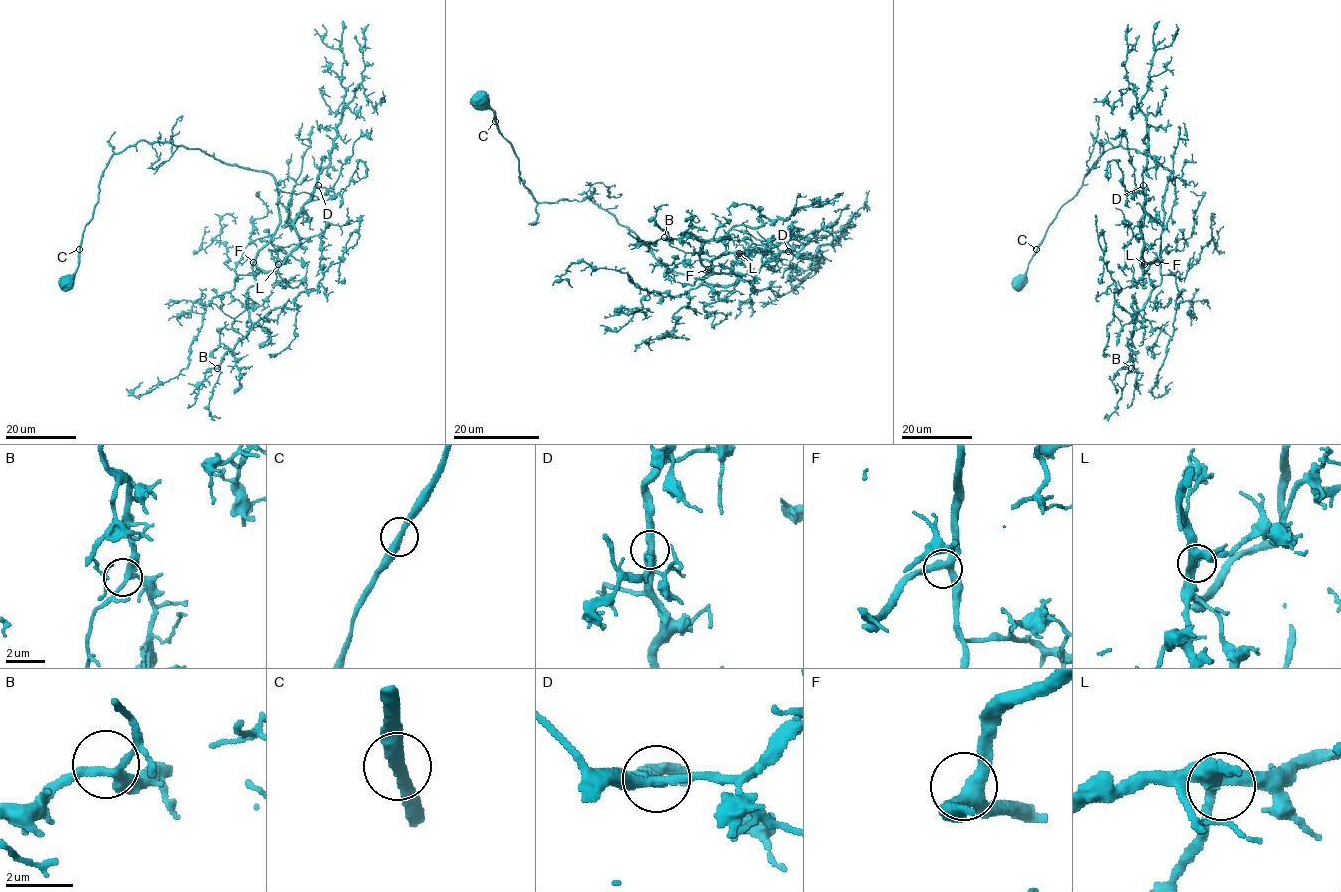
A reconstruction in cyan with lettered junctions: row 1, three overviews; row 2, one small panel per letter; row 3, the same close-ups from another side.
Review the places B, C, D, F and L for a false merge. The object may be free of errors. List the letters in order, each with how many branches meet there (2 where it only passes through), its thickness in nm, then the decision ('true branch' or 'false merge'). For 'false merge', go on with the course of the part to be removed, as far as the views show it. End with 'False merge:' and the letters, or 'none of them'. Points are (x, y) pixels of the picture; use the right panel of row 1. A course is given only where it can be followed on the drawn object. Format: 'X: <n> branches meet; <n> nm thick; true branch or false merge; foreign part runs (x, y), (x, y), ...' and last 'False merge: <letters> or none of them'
B: 3 branches meet; 280 nm thick; true branch
C: 2 branches meet; 300 nm thick; true branch
D: 3 branches meet; 360 nm thick; true branch
F: 3 branches meet; 360 nm thick; true branch
L: 3 branches meet; 360 nm thick; true branch
False merge: none of them

